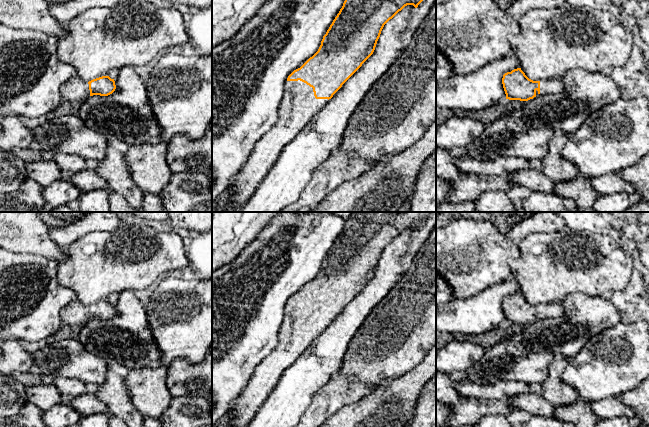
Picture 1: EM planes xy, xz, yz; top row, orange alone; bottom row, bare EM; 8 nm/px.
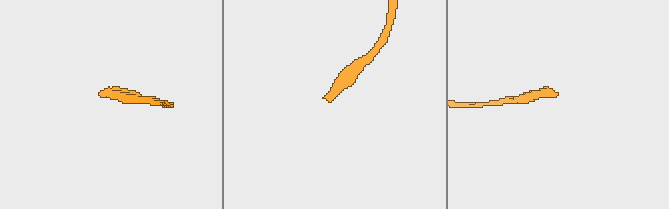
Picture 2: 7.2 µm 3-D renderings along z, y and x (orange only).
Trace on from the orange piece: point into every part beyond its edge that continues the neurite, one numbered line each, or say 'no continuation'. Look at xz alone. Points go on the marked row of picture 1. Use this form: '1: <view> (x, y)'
1: xz (299, 105)

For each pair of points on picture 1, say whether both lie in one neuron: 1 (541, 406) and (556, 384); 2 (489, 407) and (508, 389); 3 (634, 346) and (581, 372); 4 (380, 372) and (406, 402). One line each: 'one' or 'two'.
1: two
2: two
3: one
4: two

